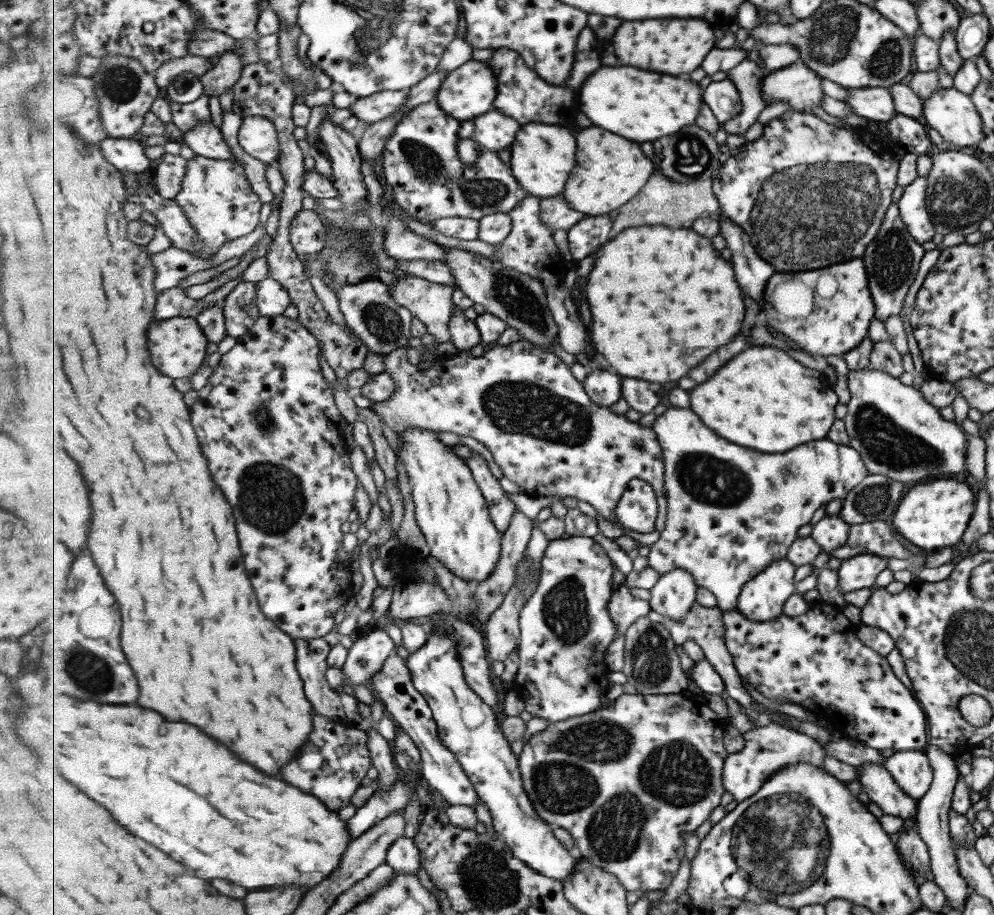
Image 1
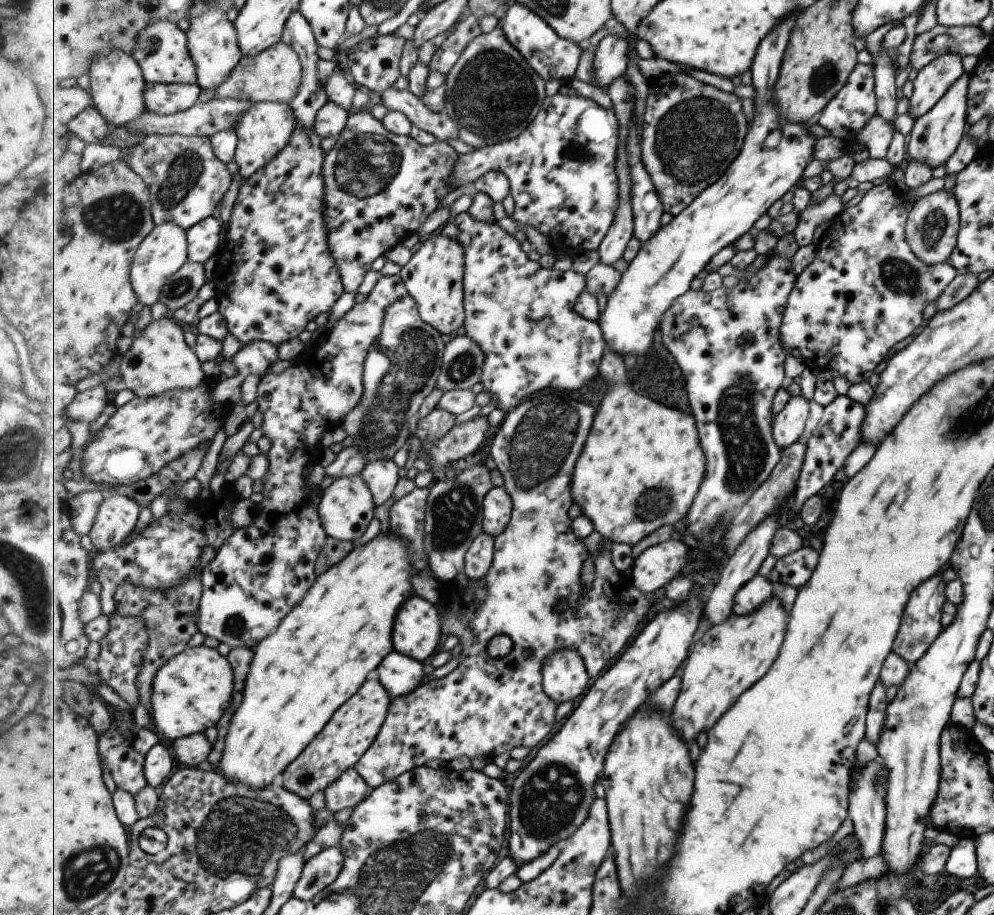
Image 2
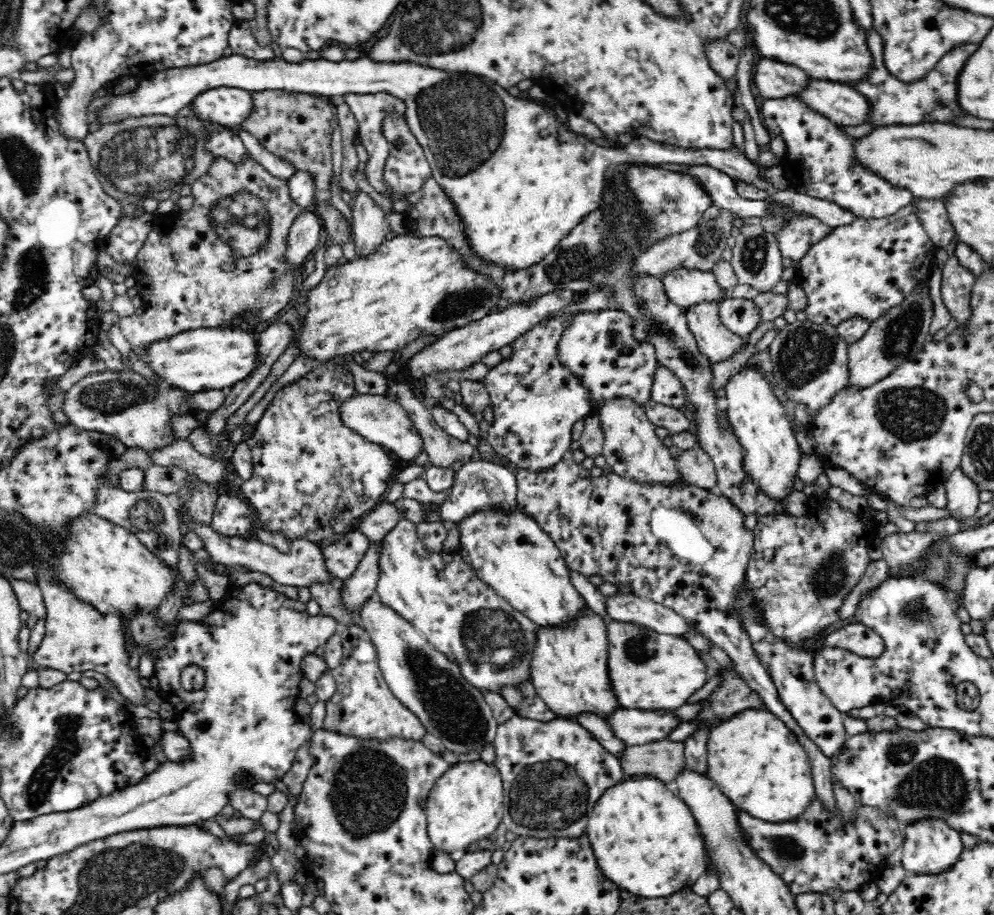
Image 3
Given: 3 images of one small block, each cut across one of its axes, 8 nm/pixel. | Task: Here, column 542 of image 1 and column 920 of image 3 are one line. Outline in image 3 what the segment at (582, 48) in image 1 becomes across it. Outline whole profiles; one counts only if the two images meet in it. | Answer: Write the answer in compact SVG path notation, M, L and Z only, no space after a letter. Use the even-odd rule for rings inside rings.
M874 28L868 30L867 34L868 47L874 55L874 70L868 80L852 84L852 87L860 89L870 103L872 103L873 120L871 125L882 127L886 125L910 125L916 122L956 122L968 112L962 108L960 98L958 98L958 88L960 88L960 72L964 70L968 58L978 50L976 44L968 46L958 46L952 48L936 63L932 70L929 70L923 77L913 81L902 81L898 75L890 73L890 69L884 63L884 40Z

